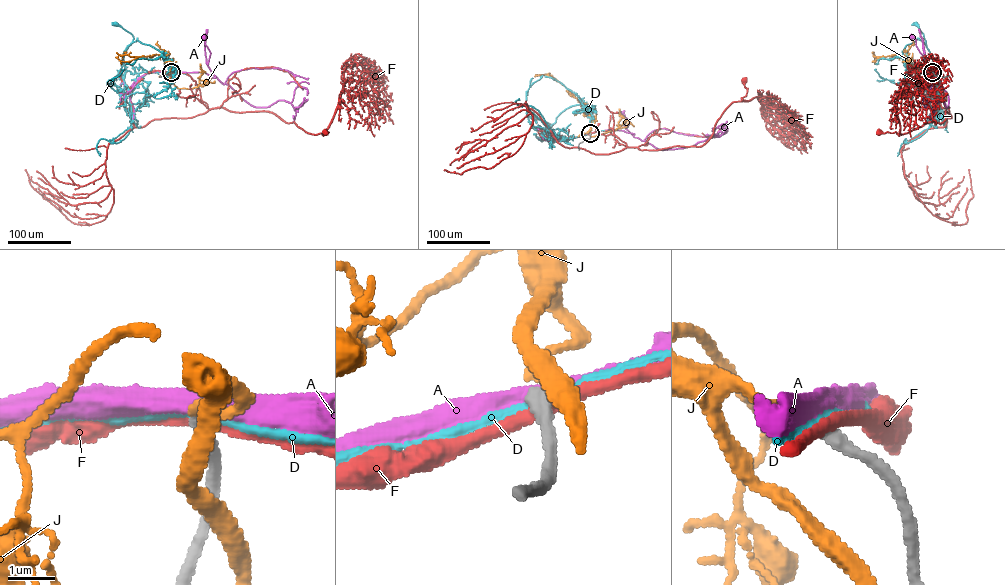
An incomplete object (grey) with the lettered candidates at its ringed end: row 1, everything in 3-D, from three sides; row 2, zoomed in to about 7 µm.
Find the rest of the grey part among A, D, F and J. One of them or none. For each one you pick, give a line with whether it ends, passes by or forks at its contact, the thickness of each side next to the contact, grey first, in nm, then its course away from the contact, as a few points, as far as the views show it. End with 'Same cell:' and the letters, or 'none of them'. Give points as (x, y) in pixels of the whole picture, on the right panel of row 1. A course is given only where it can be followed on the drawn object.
J: it ends there; 320 nm thick on the grey side, 260 nm on the other; it runs (932, 72), (913, 66), (902, 54), (880, 56), (874, 61), (875, 57)
Same cell: J

